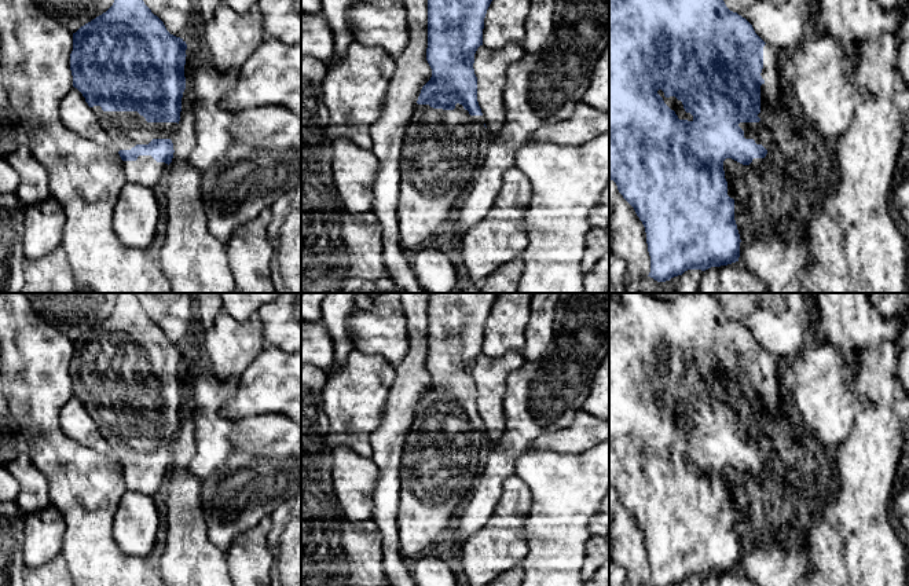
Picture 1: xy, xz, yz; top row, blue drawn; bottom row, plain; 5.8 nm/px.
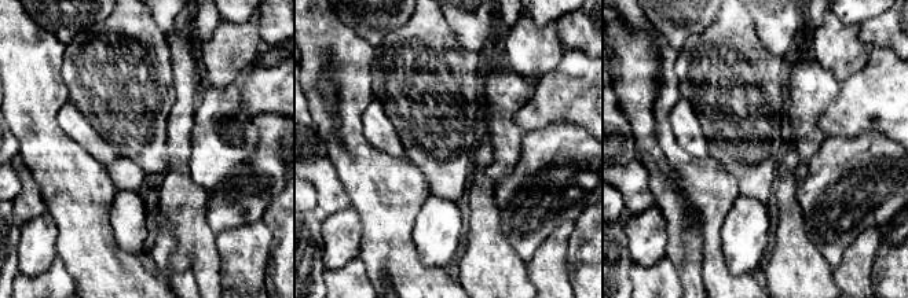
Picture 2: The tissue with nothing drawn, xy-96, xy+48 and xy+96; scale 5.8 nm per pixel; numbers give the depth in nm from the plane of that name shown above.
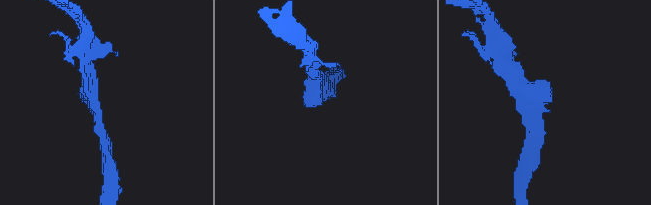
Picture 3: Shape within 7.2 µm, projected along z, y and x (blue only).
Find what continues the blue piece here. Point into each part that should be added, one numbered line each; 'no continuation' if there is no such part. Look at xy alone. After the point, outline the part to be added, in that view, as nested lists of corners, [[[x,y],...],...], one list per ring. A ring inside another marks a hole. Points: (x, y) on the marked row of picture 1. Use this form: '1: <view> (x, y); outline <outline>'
1: xy (125, 129); outline [[[91,107],[117,151],[131,150],[136,144],[149,144],[153,139],[173,139],[177,122],[147,122],[138,111],[103,111]]]

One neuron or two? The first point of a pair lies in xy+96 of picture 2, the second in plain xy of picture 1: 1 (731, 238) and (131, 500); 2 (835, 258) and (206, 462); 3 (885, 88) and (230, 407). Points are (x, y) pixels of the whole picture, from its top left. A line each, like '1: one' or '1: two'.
1: one
2: two
3: one

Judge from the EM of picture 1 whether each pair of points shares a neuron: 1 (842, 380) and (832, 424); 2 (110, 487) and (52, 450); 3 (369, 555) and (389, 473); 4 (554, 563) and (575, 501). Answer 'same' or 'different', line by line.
1: same
2: same
3: different
4: same

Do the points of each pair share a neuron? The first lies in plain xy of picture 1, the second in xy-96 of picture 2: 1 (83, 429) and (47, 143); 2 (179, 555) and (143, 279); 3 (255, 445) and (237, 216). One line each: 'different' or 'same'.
1: different
2: different
3: same

